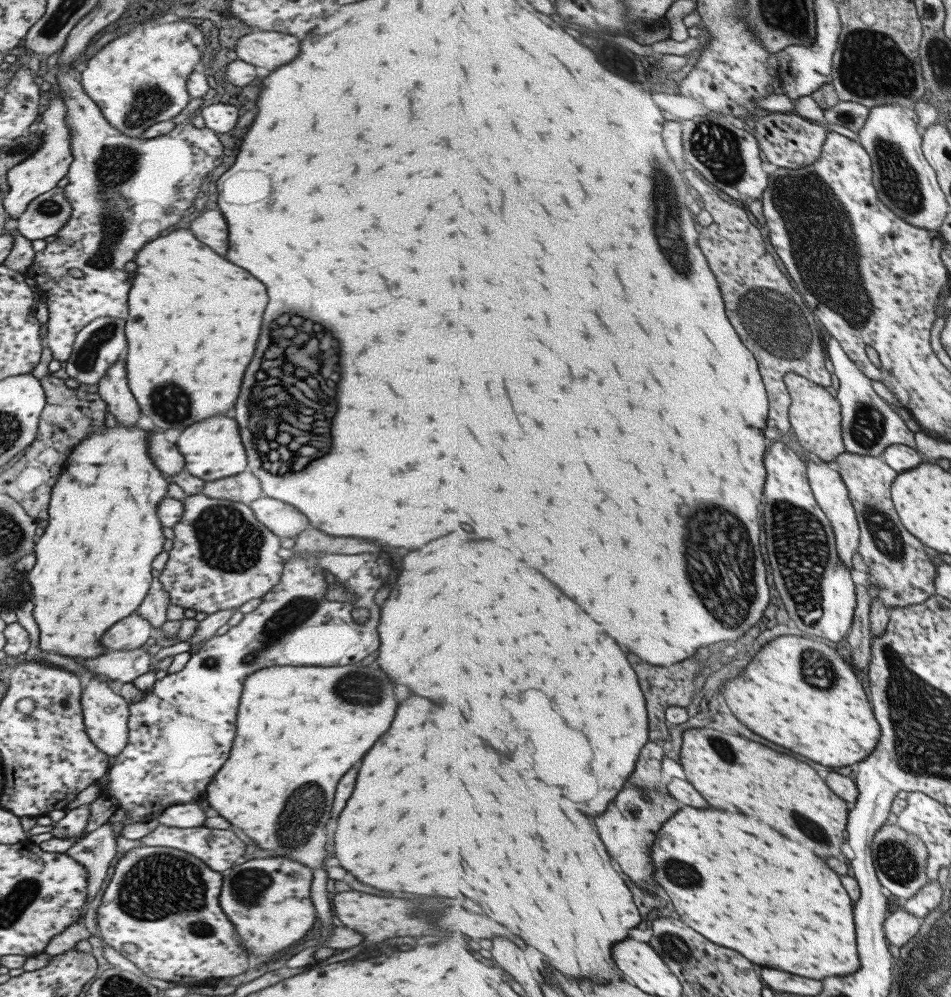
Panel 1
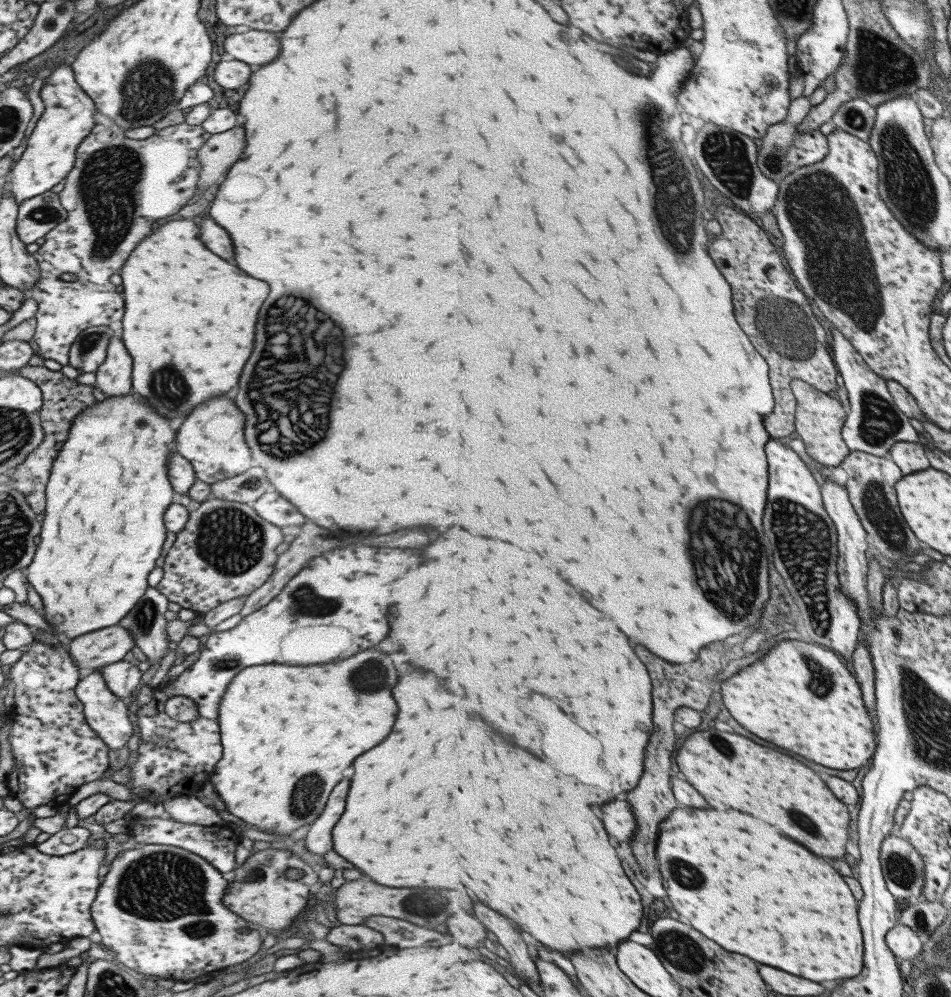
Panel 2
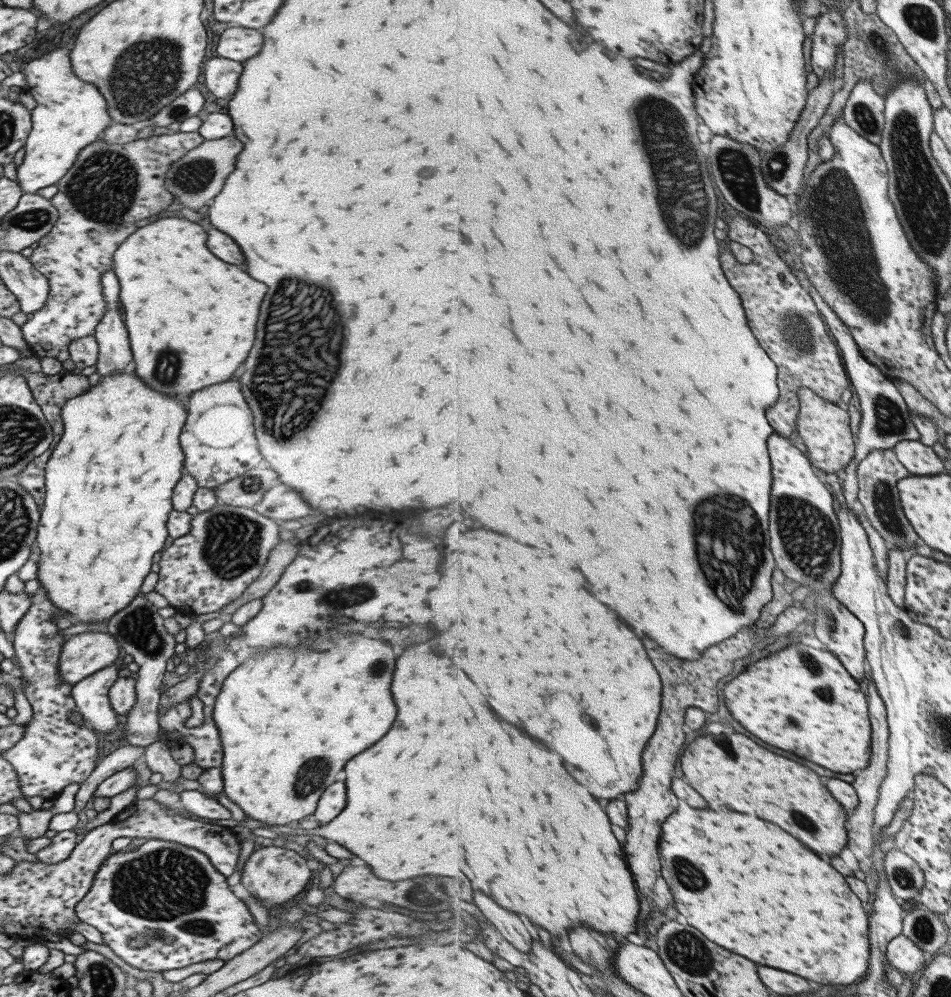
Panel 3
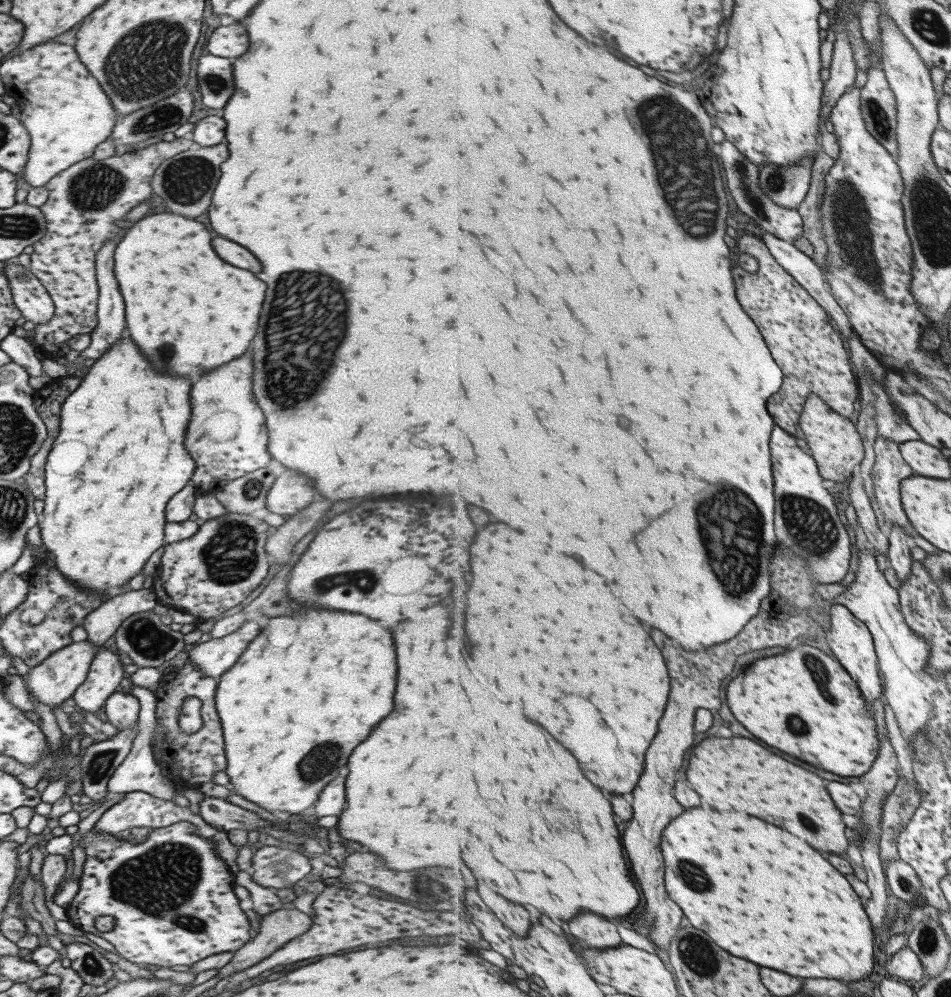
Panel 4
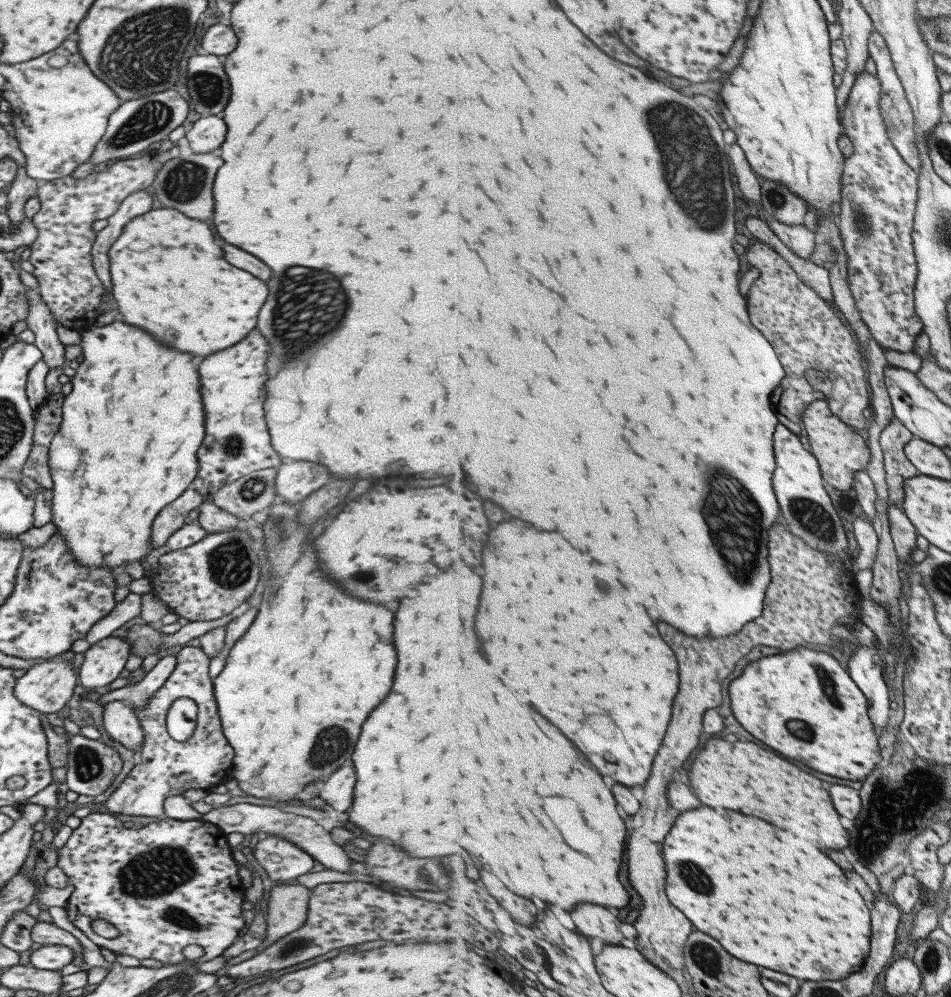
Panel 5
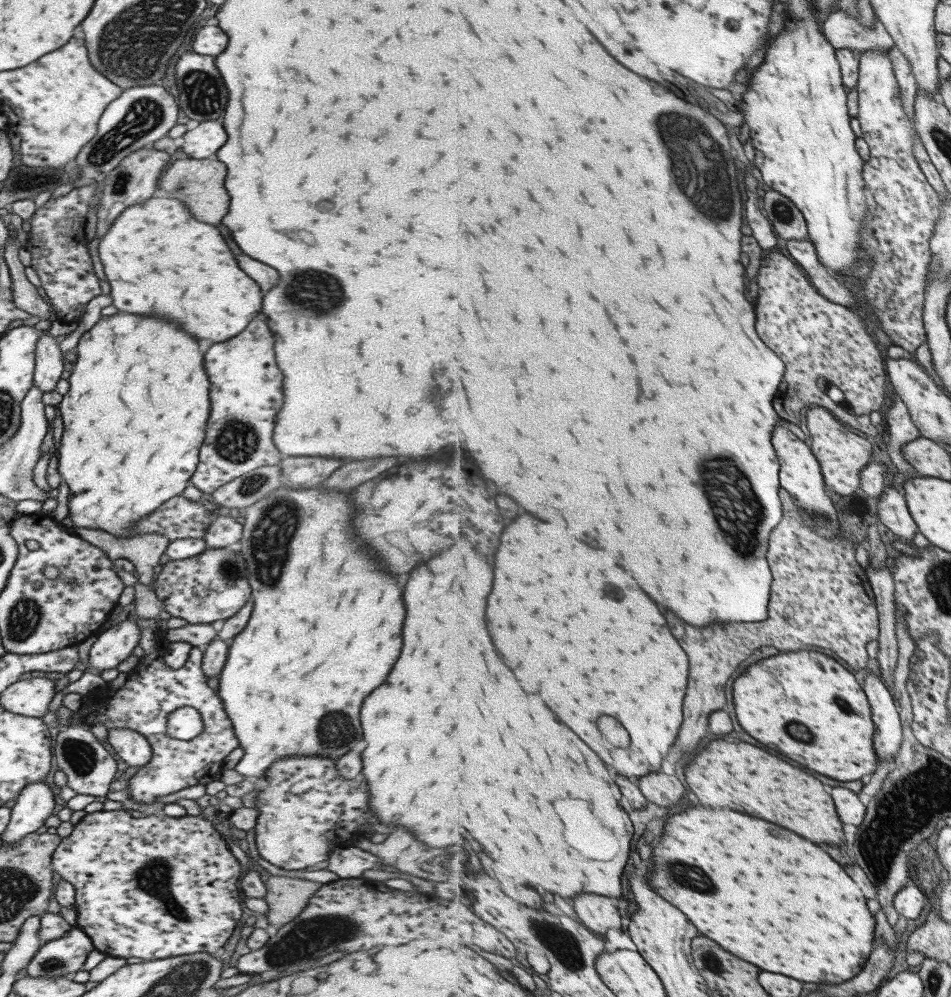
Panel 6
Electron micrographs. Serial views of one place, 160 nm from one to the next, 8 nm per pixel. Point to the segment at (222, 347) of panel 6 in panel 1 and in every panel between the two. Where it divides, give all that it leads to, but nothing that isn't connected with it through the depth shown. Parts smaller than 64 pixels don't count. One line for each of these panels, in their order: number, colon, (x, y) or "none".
1: (211, 448)
2: (211, 438)
3: (217, 439)
4: (226, 437)
5: (236, 441)

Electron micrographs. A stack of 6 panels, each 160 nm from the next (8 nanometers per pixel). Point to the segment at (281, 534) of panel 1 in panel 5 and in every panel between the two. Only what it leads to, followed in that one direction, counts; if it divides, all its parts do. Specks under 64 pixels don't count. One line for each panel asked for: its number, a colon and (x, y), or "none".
2: (271, 506)
3: (280, 502)
4: (290, 492)
5: (294, 480)

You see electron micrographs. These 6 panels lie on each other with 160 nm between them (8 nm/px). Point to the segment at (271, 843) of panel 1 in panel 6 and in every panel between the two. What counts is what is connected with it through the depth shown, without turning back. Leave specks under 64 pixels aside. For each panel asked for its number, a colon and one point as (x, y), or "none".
2: (286, 732)
3: (272, 711)
4: (290, 715)
5: (294, 688)
6: (325, 626)

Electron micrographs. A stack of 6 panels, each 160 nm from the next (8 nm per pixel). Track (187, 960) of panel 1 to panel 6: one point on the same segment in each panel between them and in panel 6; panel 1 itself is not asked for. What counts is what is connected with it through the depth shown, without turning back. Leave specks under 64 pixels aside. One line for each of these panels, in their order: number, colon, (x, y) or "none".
2: (149, 910)
3: (154, 918)
4: (171, 898)
5: (171, 883)
6: (154, 887)

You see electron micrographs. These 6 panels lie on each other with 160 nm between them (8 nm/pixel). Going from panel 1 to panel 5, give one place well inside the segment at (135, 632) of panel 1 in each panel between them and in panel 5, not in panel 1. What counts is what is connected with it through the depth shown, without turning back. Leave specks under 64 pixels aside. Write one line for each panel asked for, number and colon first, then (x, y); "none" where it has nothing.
2: (99, 648)
3: (82, 654)
4: (53, 680)
5: (45, 687)

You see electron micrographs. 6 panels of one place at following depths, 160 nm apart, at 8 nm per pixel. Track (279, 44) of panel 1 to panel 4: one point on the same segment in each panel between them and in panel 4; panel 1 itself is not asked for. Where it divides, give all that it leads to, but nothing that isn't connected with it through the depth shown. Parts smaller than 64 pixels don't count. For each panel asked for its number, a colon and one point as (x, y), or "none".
2: (258, 47)
3: (236, 43)
4: (229, 41)

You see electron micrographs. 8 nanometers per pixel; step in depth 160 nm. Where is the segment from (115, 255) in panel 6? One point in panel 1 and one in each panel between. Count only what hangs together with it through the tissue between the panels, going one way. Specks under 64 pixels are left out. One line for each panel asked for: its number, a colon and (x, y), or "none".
1: (192, 320)
2: (188, 323)
3: (191, 318)
4: (188, 311)
5: (168, 276)

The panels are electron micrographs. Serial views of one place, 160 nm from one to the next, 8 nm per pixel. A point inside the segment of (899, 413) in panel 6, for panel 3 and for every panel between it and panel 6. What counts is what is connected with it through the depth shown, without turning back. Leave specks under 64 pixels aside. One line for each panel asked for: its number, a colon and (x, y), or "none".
3: (880, 473)
4: (890, 469)
5: (894, 439)

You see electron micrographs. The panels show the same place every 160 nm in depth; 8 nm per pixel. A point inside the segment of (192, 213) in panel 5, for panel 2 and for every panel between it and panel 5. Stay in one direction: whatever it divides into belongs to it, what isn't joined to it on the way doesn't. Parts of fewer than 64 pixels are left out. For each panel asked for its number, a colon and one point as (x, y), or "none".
2: (219, 151)
3: (195, 177)
4: (185, 182)

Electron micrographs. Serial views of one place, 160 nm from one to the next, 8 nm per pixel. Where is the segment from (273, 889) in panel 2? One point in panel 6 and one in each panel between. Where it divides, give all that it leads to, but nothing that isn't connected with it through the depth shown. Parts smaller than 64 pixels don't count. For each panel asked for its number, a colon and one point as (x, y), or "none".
3: (276, 875)
4: (275, 868)
5: (282, 860)
6: (306, 809)

